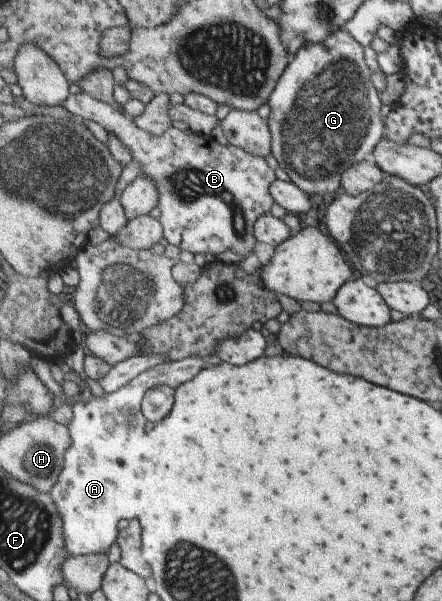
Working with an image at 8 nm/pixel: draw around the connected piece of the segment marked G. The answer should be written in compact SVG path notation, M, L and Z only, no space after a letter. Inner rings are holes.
M347 29L340 30L333 33L323 44L310 44L303 46L302 49L296 53L293 61L285 69L284 76L280 78L280 82L275 89L275 92L270 98L271 113L267 119L268 125L272 134L272 153L280 165L280 168L287 172L288 177L292 183L295 183L301 190L305 191L308 195L313 194L327 194L334 192L342 187L342 178L353 165L361 164L364 160L371 159L376 146L385 137L386 127L383 125L385 122L381 117L381 99L380 92L376 89L373 80L373 72L369 69L369 65L365 63L365 55L363 55L364 47L356 38L353 38Z

